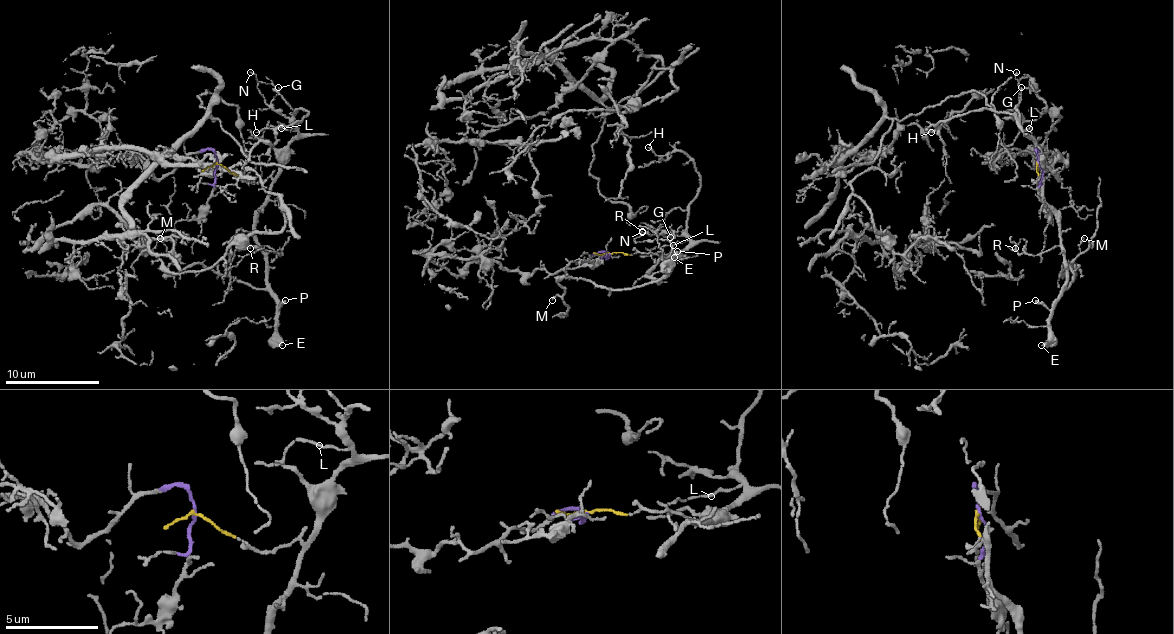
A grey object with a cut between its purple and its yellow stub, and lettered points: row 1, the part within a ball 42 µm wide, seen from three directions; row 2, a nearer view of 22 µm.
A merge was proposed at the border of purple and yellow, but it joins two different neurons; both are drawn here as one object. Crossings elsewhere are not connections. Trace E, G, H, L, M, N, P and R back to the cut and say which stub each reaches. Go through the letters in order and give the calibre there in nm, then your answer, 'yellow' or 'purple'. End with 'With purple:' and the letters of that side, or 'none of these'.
E: calibre 240 nm; yellow
G: calibre 100 nm; yellow
H: calibre 140 nm; yellow
L: calibre 130 nm; yellow
M: calibre 130 nm; yellow
N: calibre 110 nm; yellow
P: calibre 240 nm; yellow
R: calibre 100 nm; yellow
With purple: none of these

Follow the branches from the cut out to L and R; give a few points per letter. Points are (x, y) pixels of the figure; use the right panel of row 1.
L: (1037, 162), (1037, 183), (1042, 167), (1042, 148), (1027, 134), (1030, 129)
R: (1037, 162), (1037, 183), (1042, 181), (1060, 243), (1030, 254), (1023, 250), (1025, 240), (1016, 247)

